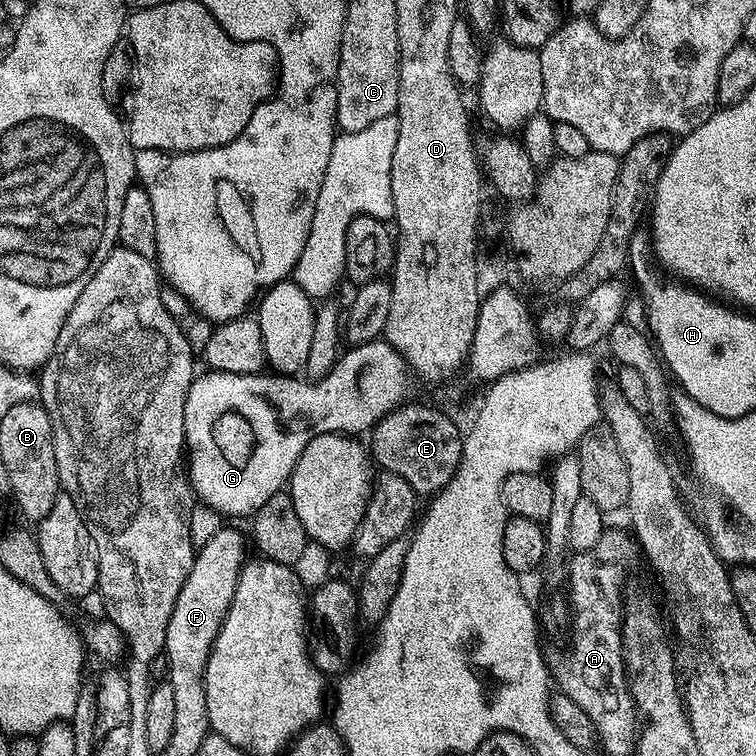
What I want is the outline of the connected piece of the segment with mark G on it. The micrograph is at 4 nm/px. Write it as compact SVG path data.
M367 340L365 344L353 344L347 350L349 352L345 351L327 375L317 382L292 374L243 376L208 370L205 376L197 375L186 394L184 407L184 447L190 461L193 493L221 517L251 517L262 502L267 502L291 481L302 450L315 436L327 432L367 433L385 414L399 408L405 399L404 387L408 384L410 372L387 340Z

